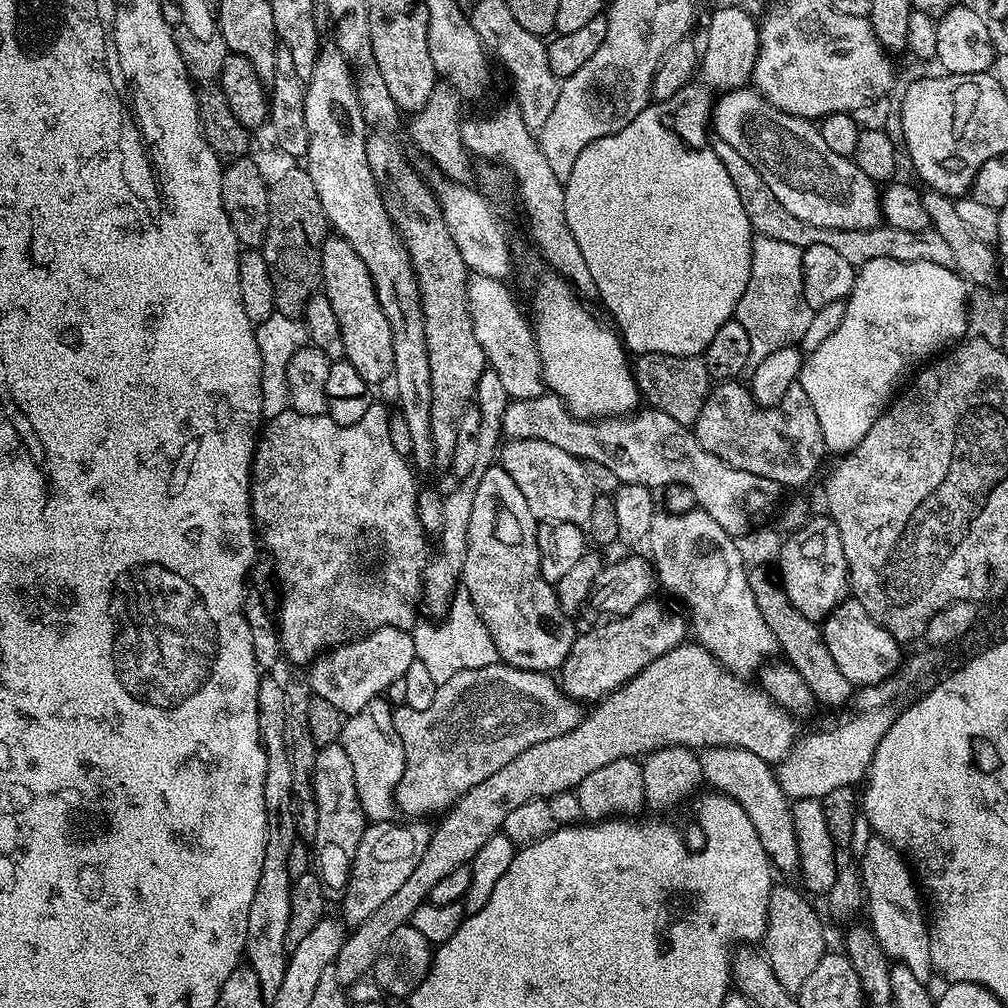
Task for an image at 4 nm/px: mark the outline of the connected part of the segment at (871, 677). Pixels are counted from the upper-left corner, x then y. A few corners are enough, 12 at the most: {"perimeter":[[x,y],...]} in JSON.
{"perimeter":[[855,598],[823,621],[853,686],[901,671],[895,640]]}

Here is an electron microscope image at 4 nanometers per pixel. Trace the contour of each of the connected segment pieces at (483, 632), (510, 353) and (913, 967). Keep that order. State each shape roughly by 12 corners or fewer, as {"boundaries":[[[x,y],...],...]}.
{"boundaries":[[[457,588],[439,622],[411,629],[438,686],[497,663],[490,630]],[[469,275],[487,367],[512,400],[545,395],[536,336],[509,285]],[[889,840],[858,859],[867,919],[889,961],[934,976],[913,869]]]}

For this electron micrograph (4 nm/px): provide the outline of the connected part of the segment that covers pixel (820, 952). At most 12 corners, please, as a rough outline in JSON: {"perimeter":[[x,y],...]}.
{"perimeter":[[777,883],[762,941],[774,976],[799,993],[824,957],[824,924]]}

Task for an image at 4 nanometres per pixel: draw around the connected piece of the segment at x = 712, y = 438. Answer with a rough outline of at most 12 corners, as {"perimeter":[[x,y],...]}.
{"perimeter":[[799,382],[761,408],[711,389],[698,442],[731,468],[800,488],[826,457]]}

